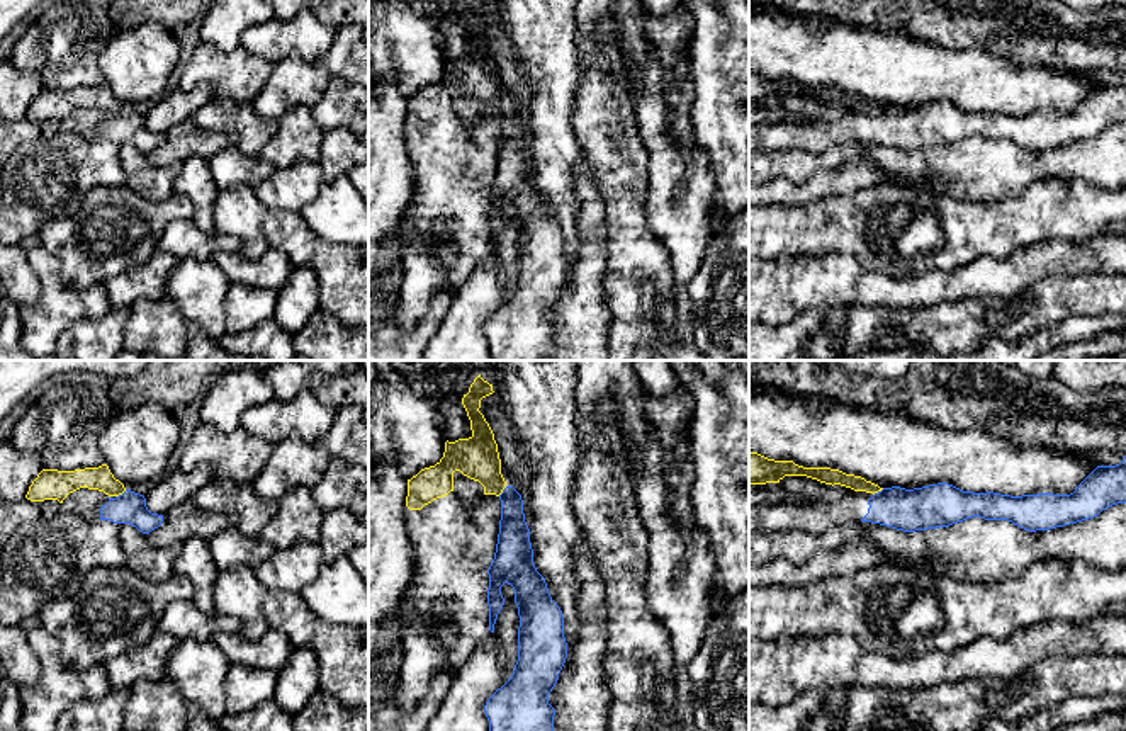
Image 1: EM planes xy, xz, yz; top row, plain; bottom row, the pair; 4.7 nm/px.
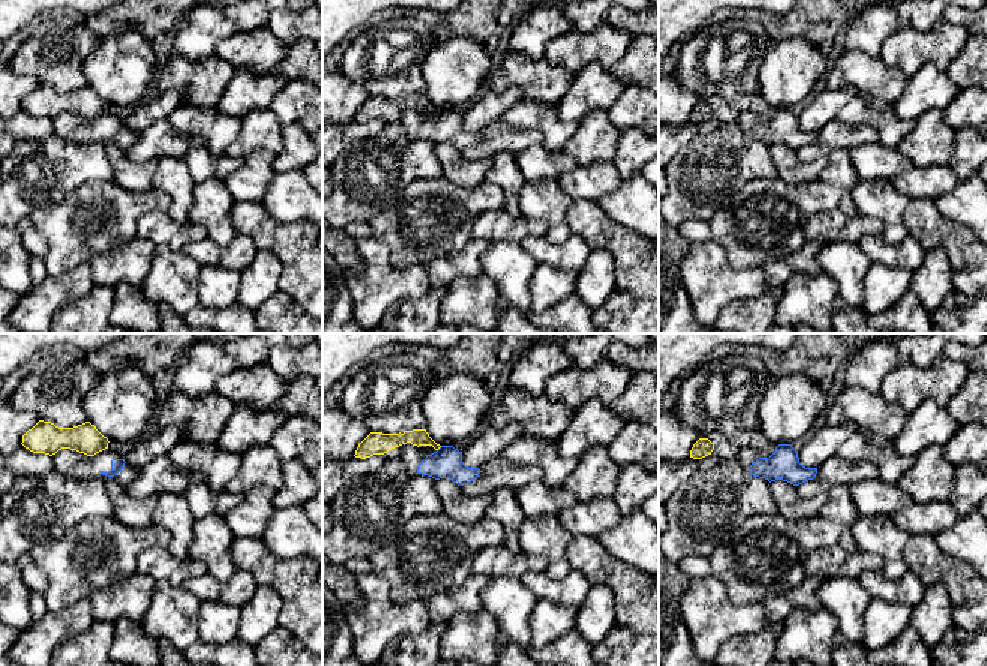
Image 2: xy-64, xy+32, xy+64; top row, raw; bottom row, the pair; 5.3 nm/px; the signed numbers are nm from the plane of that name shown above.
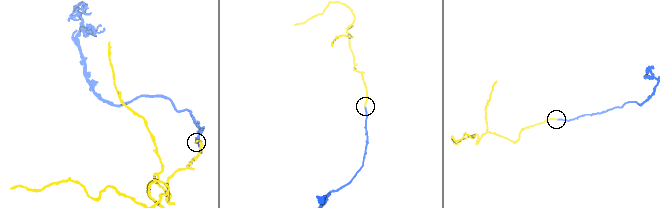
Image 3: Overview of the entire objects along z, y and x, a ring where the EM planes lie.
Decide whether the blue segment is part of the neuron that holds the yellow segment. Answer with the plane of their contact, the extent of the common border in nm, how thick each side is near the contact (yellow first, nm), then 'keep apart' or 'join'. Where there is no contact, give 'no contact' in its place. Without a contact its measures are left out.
contact in xy; length 70 nm; calibres 120 and 150 nm; keep apart

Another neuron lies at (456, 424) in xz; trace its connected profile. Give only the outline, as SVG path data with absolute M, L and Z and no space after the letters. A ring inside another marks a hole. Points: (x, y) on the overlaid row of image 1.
M469 389L453 391L452 394L445 394L440 405L442 428L443 428L445 440L448 442L472 437L470 420L462 405L462 398L467 393Z

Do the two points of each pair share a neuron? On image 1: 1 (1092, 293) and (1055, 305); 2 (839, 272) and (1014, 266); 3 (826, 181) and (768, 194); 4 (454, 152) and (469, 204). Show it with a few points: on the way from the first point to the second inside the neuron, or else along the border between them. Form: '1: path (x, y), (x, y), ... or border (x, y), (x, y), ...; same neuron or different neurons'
1: path (1084, 294), (1064, 296); same neuron
2: path (883, 289), (928, 289), (970, 281); same neuron
3: path (812, 189), (805, 192), (782, 192); same neuron
4: path (454, 165), (454, 187), (457, 191); same neuron

